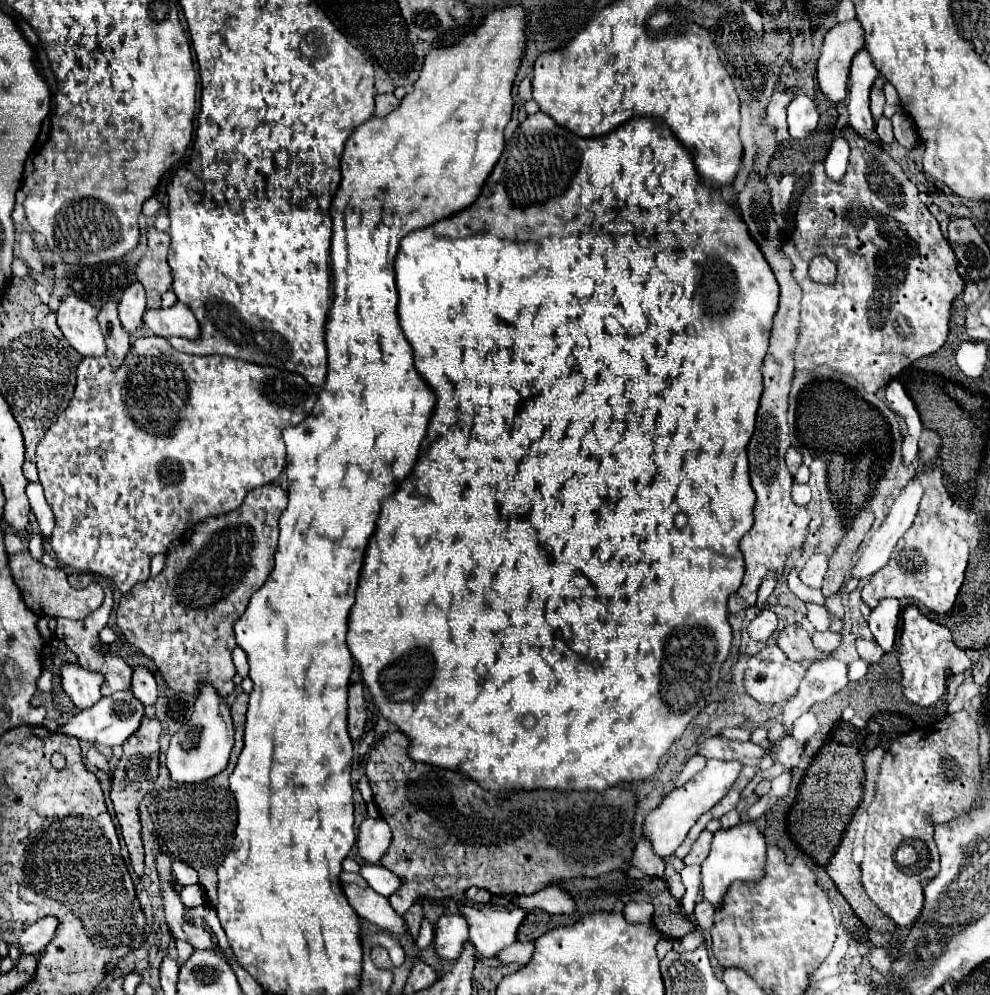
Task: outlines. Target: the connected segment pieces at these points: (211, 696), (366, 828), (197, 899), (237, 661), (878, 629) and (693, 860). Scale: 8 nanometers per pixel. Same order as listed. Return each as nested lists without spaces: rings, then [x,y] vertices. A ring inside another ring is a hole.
[[[200,684],[200,692],[194,700],[194,712],[190,716],[188,726],[184,726],[170,740],[170,748],[168,748],[168,754],[166,754],[166,760],[168,760],[166,764],[168,764],[168,770],[170,770],[172,782],[192,784],[192,782],[204,782],[204,780],[220,774],[228,764],[232,746],[234,746],[234,726],[232,726],[230,708],[224,700],[224,696],[218,696],[218,692],[210,684]],[[190,732],[198,736],[198,744],[192,750],[184,750],[182,740]]]
[[[366,818],[358,828],[358,854],[366,864],[378,864],[390,846],[392,832],[384,818]]]
[[[194,884],[194,886],[184,886],[180,890],[180,898],[182,898],[182,904],[186,908],[194,908],[194,906],[200,906],[206,902],[204,898],[204,890],[200,884]]]
[[[236,647],[232,652],[232,659],[236,669],[236,673],[242,678],[248,676],[249,665],[246,658],[245,652],[240,648]]]
[[[886,598],[878,608],[872,610],[868,624],[874,634],[874,640],[890,652],[896,642],[896,632],[898,632],[898,620],[900,620],[900,602],[896,598]]]
[[[704,830],[704,832],[698,836],[698,840],[694,842],[694,846],[692,846],[692,850],[688,852],[688,856],[684,858],[684,864],[702,864],[702,862],[706,860],[708,852],[710,852],[712,838],[714,838],[714,834],[708,832],[708,830]]]

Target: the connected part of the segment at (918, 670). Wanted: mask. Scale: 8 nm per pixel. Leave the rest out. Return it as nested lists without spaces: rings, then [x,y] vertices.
[[[908,606],[902,612],[902,634],[900,634],[900,666],[902,666],[902,692],[904,696],[920,706],[930,706],[946,692],[946,670],[966,670],[966,650],[952,642],[952,634],[946,626],[940,626],[926,618],[916,606]]]

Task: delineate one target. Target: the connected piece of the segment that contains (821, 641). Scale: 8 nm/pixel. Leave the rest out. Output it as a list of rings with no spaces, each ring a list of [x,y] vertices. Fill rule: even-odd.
[[[826,630],[826,632],[816,632],[814,638],[812,638],[812,642],[814,642],[814,646],[820,648],[820,650],[834,652],[834,650],[840,648],[840,644],[842,644],[842,636],[836,634],[836,632]]]

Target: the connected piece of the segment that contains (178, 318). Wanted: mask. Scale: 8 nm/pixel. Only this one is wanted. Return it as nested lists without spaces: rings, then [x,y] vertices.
[[[176,302],[170,308],[158,308],[158,310],[146,310],[144,312],[144,324],[152,334],[158,336],[182,336],[182,338],[198,338],[198,322],[190,308],[182,302]]]

